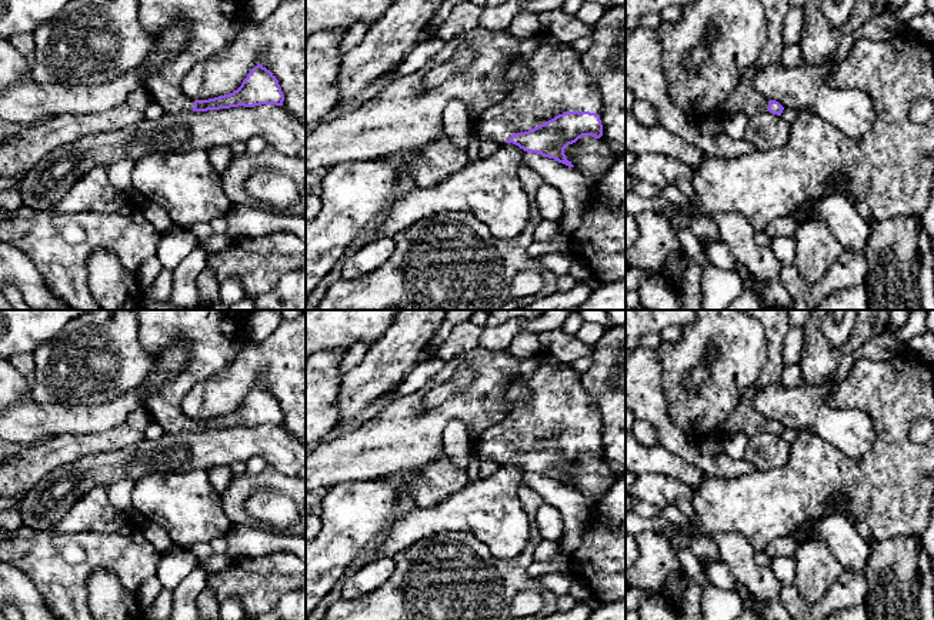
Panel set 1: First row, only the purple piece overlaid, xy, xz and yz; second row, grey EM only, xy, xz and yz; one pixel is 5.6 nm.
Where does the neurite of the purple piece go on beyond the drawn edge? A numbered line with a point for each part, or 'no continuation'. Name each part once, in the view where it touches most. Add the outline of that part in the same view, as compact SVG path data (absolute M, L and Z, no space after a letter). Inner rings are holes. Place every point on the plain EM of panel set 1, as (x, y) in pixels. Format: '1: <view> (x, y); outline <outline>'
1: xz (559, 403); outline M540 364L528 380L528 389L527 403L481 434L477 444L480 461L501 464L514 453L528 451L566 431L600 434L600 413L581 386L580 374L570 364Z

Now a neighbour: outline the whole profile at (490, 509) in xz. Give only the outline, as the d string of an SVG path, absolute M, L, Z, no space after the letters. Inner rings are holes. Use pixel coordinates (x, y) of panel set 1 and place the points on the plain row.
M504 461L491 477L468 481L437 506L403 511L386 529L386 540L368 563L393 557L410 544L448 531L474 534L496 559L517 557L528 540L528 516L518 500L524 473Z

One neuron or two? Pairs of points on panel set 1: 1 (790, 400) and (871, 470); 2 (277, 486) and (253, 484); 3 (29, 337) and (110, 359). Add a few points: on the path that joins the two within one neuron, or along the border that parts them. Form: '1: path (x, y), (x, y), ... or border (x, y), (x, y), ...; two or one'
1: border (876, 430), (860, 456), (824, 440); two
2: path (272, 483), (259, 483); one
3: border (66, 324), (33, 352); two

